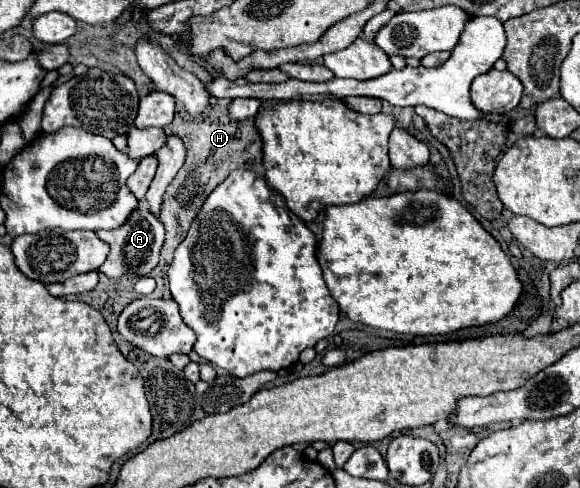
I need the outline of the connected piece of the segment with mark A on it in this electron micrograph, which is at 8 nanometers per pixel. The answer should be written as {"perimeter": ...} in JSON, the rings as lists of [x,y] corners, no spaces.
{"perimeter":[[[138,207],[136,211],[132,211],[130,219],[126,219],[126,223],[118,229],[110,229],[110,231],[96,231],[98,237],[102,241],[106,241],[110,245],[110,255],[106,259],[106,263],[100,267],[102,273],[106,273],[108,277],[122,277],[122,275],[148,275],[156,265],[158,265],[158,255],[160,255],[160,247],[164,243],[164,225],[162,221],[146,207]]]}

